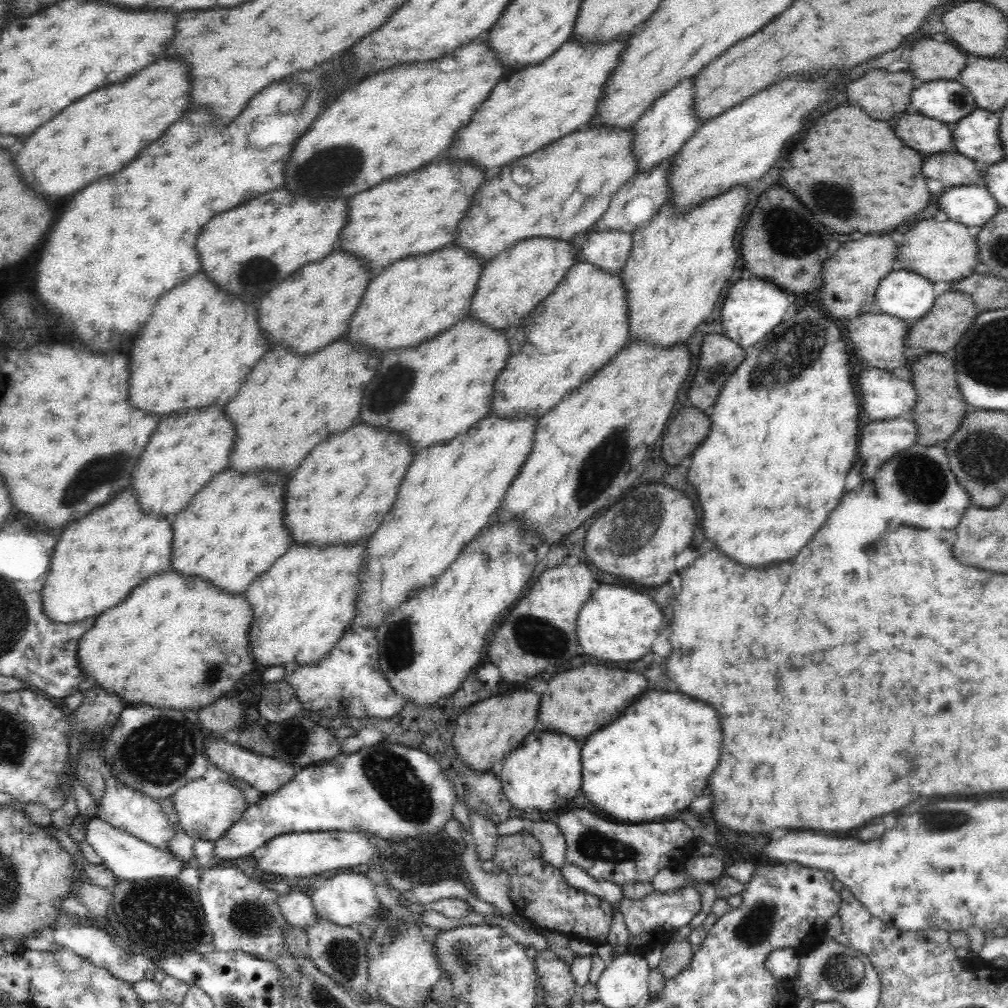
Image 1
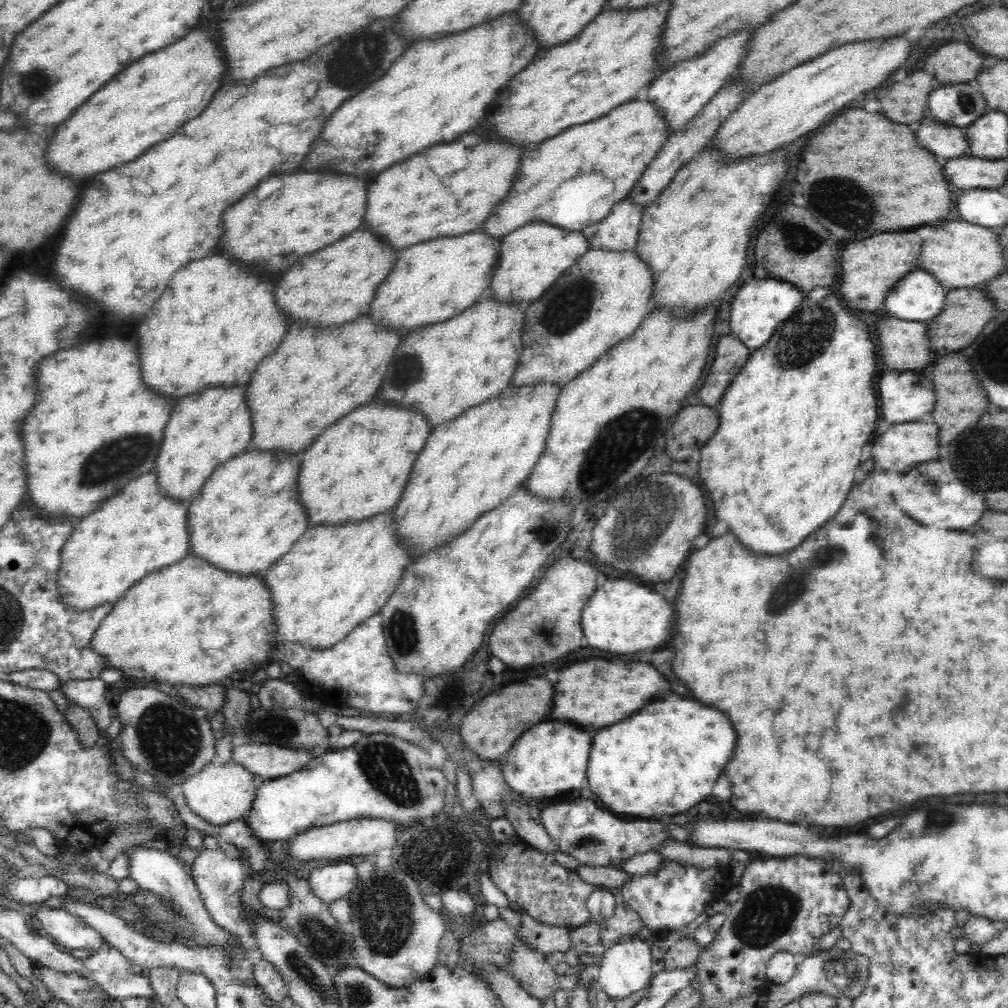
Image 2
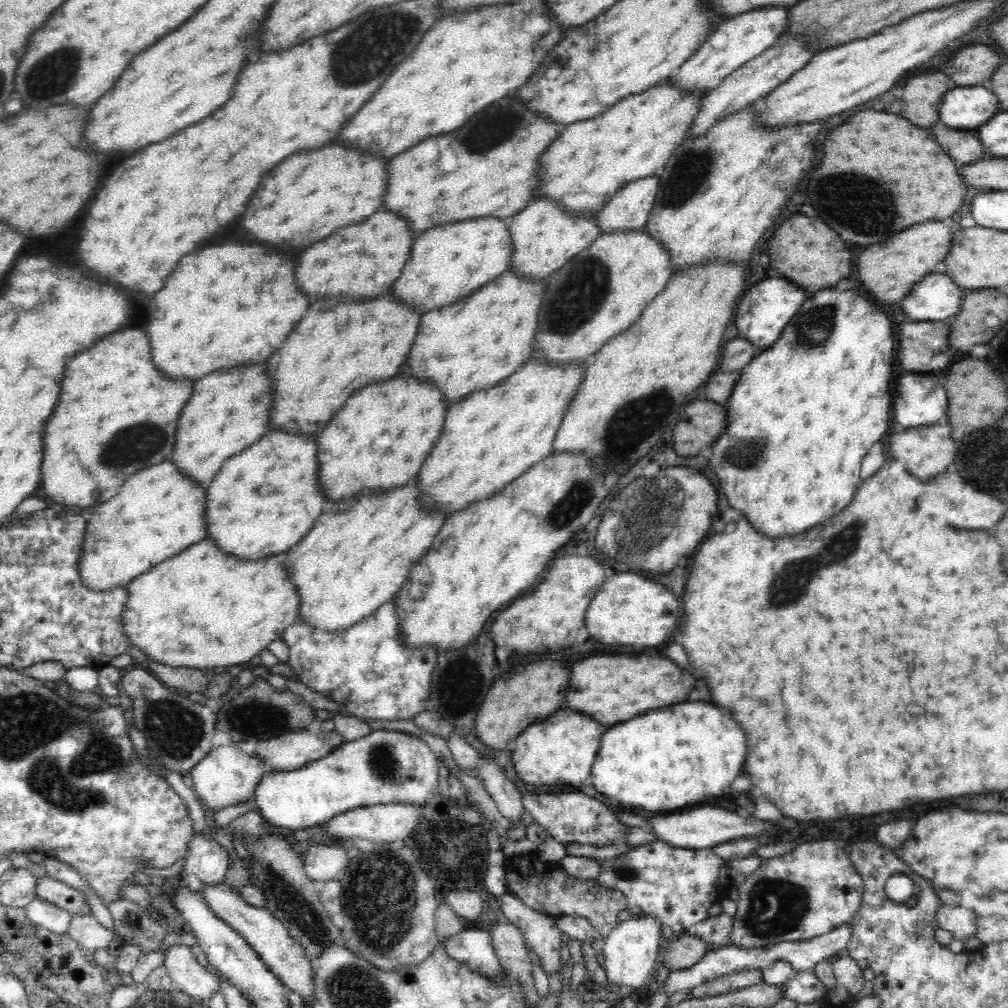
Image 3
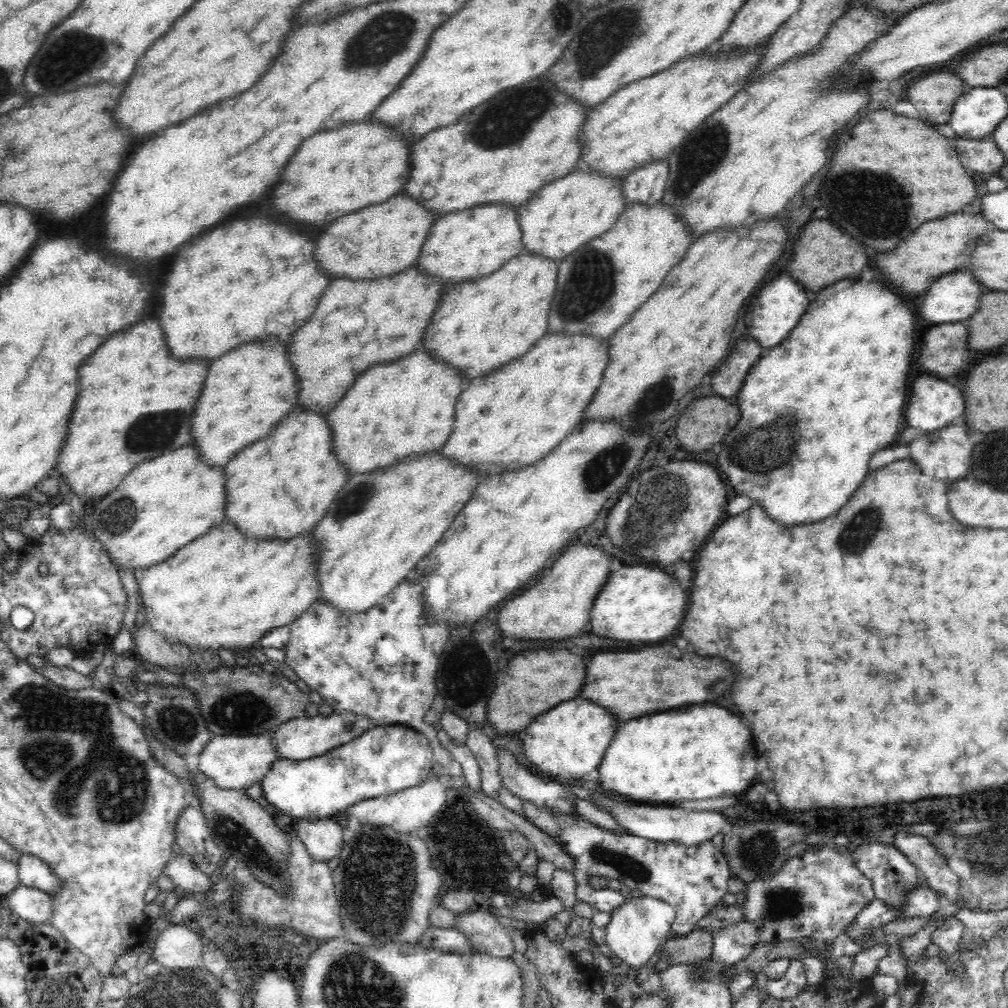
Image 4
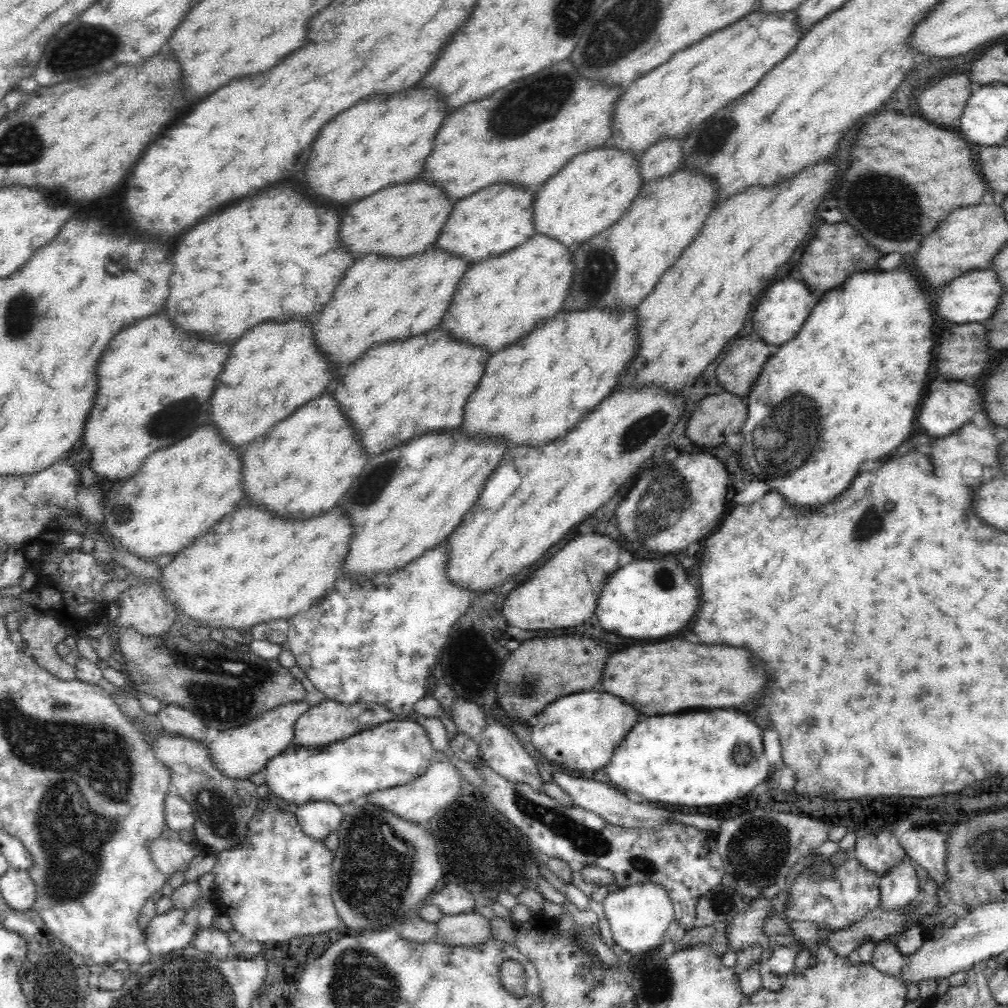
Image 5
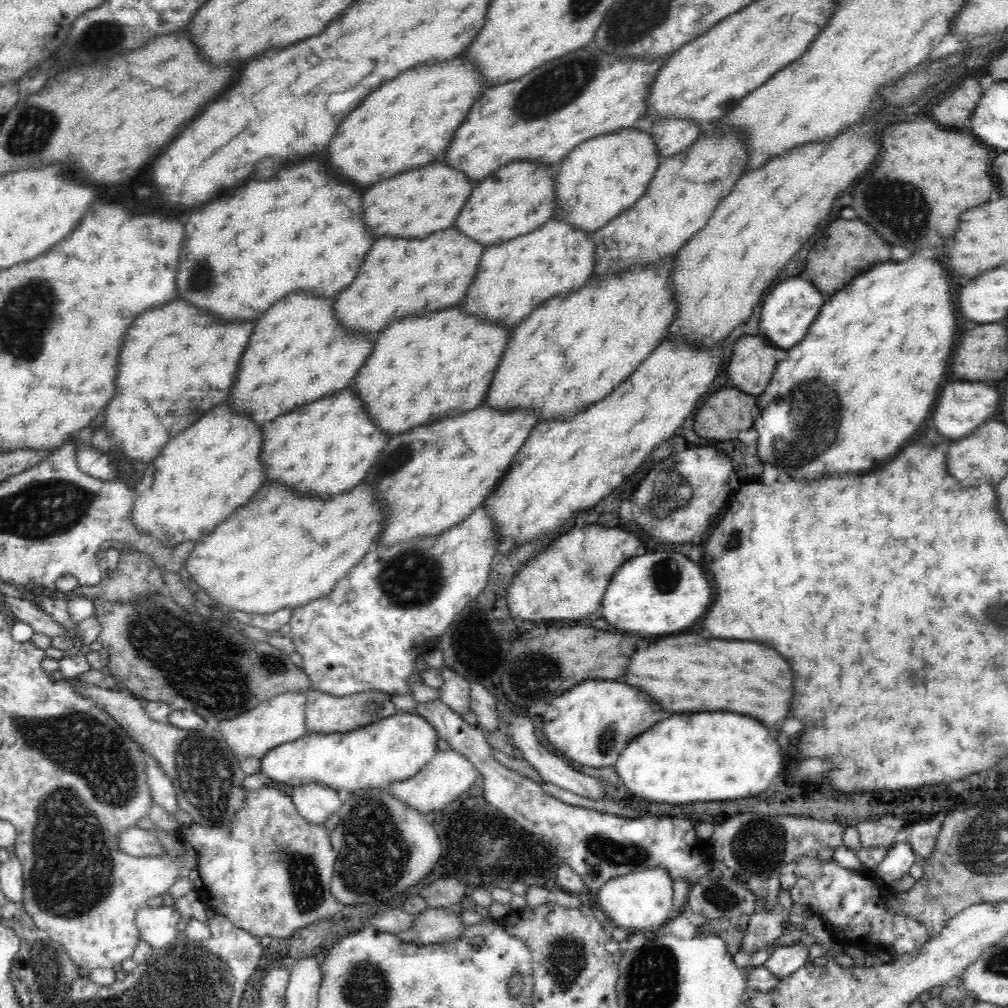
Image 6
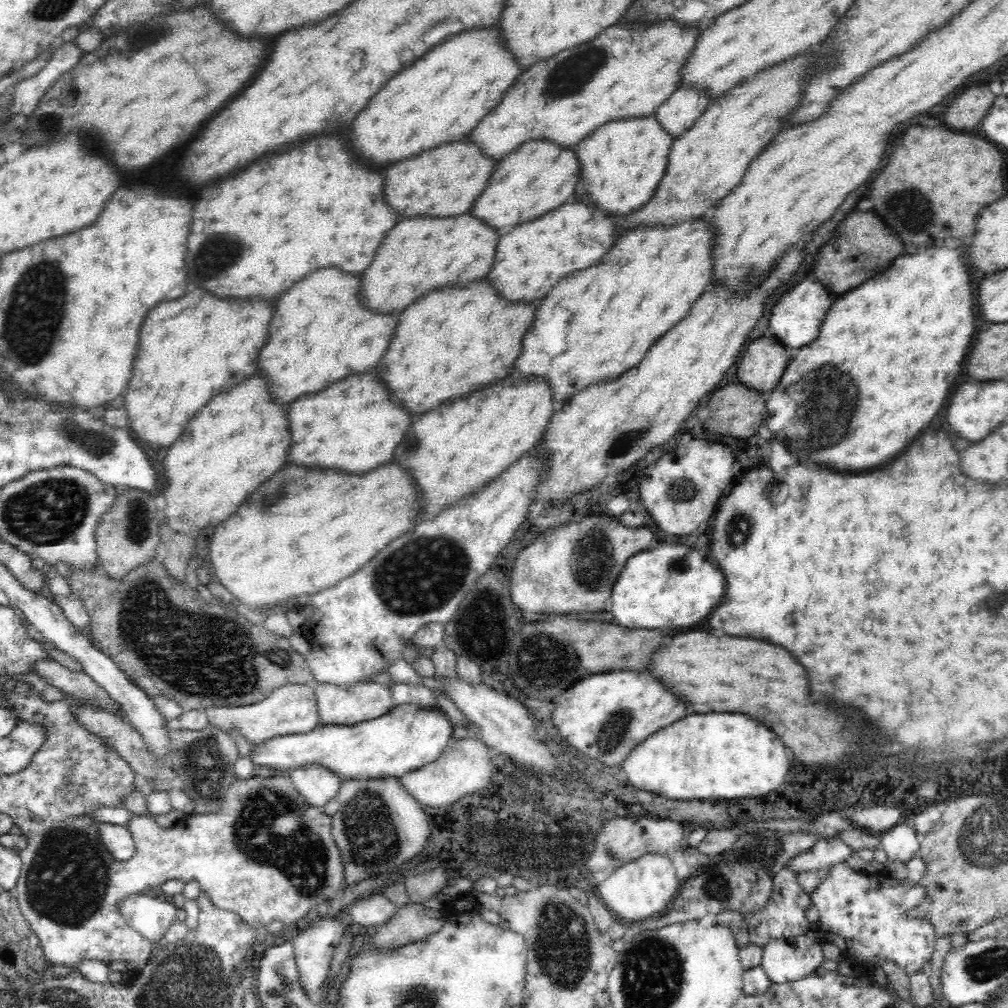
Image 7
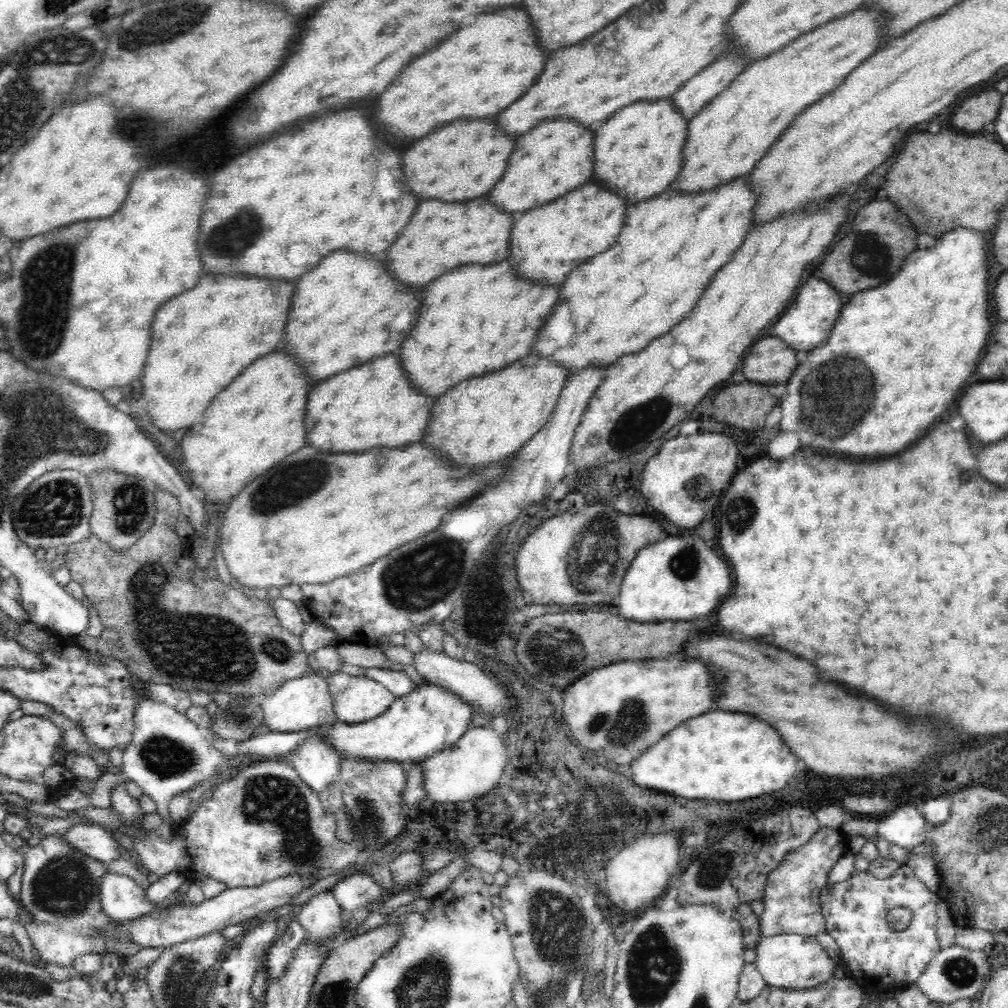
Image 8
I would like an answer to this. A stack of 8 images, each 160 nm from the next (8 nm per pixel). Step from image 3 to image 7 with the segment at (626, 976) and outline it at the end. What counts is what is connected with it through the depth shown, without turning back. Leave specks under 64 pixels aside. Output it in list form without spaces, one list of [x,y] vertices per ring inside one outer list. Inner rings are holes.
[[[646,853],[610,872],[594,891],[608,911],[614,913],[621,922],[628,923],[630,920],[638,922],[663,914],[676,898],[679,883],[672,859],[666,853]]]

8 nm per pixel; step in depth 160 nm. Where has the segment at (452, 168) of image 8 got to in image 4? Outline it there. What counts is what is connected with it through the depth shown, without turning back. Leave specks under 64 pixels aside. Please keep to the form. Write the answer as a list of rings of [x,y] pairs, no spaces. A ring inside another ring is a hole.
[[[408,196],[391,197],[380,206],[372,206],[332,222],[318,238],[316,260],[322,260],[320,268],[326,264],[326,268],[334,272],[334,278],[386,276],[386,272],[402,272],[414,265],[435,219]]]

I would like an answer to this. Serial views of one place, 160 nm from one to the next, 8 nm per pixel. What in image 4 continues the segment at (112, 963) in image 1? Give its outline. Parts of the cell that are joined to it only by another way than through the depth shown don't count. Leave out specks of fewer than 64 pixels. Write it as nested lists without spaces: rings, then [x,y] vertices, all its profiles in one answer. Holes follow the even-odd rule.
[[[18,885],[11,895],[7,894],[6,899],[11,910],[20,918],[28,923],[44,924],[50,923],[50,916],[53,913],[51,897],[38,889]]]

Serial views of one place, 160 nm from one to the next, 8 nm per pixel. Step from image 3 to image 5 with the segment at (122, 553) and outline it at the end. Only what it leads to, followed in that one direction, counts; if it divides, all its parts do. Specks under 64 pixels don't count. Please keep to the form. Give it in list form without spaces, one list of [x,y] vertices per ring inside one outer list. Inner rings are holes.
[[[202,424],[200,428],[191,432],[188,438],[179,440],[178,444],[174,444],[174,446],[170,445],[170,448],[158,450],[158,452],[154,452],[148,456],[145,459],[145,462],[141,465],[141,468],[138,469],[138,472],[136,472],[130,479],[122,482],[118,494],[116,494],[116,484],[114,484],[114,490],[108,492],[108,496],[106,496],[106,504],[104,504],[105,510],[103,511],[103,516],[105,516],[104,525],[106,525],[106,529],[108,529],[108,531],[110,531],[110,533],[112,533],[112,535],[114,535],[114,537],[116,537],[116,539],[118,539],[128,551],[130,551],[130,553],[135,554],[141,559],[154,560],[159,556],[178,554],[182,549],[188,548],[188,546],[194,544],[194,542],[196,542],[201,536],[204,536],[204,533],[208,532],[208,529],[212,528],[214,524],[222,520],[224,516],[234,513],[238,510],[239,506],[241,506],[242,498],[244,498],[244,489],[242,489],[243,480],[242,472],[240,472],[242,466],[240,466],[240,462],[242,462],[242,452],[244,452],[244,450],[245,448],[233,448],[232,445],[226,443],[225,440],[222,440],[214,425]]]

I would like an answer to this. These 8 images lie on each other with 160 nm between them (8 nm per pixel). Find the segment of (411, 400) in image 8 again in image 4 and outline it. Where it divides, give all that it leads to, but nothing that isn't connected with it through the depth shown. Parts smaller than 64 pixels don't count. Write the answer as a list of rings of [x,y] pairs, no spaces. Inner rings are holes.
[[[294,408],[272,427],[270,434],[254,444],[244,448],[238,456],[234,456],[224,466],[226,501],[225,520],[232,523],[238,520],[238,530],[246,528],[246,534],[256,532],[258,536],[276,536],[276,539],[291,539],[298,537],[298,532],[310,534],[326,514],[329,506],[334,502],[338,492],[342,490],[344,482],[349,476],[346,469],[340,466],[340,462],[332,454],[330,446],[330,430],[322,416],[314,412],[306,412],[302,408]]]

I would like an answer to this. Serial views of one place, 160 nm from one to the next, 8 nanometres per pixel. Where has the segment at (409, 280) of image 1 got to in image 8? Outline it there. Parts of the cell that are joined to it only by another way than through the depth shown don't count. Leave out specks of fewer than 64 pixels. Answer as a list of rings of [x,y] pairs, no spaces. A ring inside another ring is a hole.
[[[566,117],[560,120],[542,120],[514,146],[502,180],[498,180],[498,184],[490,190],[494,192],[494,198],[490,196],[490,203],[518,217],[528,210],[566,196],[566,193],[578,188],[578,184],[592,181],[593,130],[594,128],[582,128],[582,124],[574,123]]]

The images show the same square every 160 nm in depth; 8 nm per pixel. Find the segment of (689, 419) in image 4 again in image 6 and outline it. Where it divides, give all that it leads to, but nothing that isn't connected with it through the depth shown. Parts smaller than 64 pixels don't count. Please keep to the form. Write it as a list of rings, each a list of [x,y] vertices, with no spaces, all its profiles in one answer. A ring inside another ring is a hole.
[[[736,388],[713,392],[694,416],[694,432],[710,440],[734,440],[740,430],[752,428],[756,398]]]

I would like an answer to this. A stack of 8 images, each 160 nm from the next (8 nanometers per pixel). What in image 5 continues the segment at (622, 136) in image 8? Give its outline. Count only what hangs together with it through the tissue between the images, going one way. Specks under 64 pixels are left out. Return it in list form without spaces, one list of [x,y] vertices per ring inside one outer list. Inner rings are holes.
[[[609,145],[574,155],[560,171],[536,188],[532,208],[534,232],[550,236],[558,240],[558,243],[562,243],[565,248],[574,250],[580,243],[607,230],[630,208],[643,185],[637,158],[638,156],[634,156],[630,151],[620,151]]]

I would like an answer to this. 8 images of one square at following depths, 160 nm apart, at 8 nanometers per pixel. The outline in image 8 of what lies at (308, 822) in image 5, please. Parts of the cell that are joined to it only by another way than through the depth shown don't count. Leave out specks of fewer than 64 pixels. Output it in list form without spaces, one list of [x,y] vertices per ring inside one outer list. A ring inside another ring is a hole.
[[[312,735],[288,756],[300,779],[316,793],[338,782],[340,757],[334,747]]]

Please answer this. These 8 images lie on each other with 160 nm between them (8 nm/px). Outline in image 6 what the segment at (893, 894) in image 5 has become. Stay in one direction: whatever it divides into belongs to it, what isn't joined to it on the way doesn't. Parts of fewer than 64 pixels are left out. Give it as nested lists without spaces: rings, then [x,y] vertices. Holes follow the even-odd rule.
[[[899,837],[895,845],[889,848],[877,869],[874,870],[877,880],[882,881],[893,891],[892,884],[895,881],[898,882],[910,875],[912,865],[915,863],[914,858],[916,858],[916,853],[910,850],[910,845],[906,843],[906,840]]]

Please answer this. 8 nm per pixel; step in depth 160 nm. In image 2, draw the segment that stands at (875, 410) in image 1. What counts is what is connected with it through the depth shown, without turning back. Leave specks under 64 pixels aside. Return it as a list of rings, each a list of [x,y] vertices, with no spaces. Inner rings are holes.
[[[888,372],[880,376],[878,380],[878,400],[882,400],[882,416],[884,422],[890,424],[900,424],[914,422],[922,414],[928,414],[934,406],[934,389],[928,379],[929,375],[922,372],[920,378],[916,378],[916,372]]]

